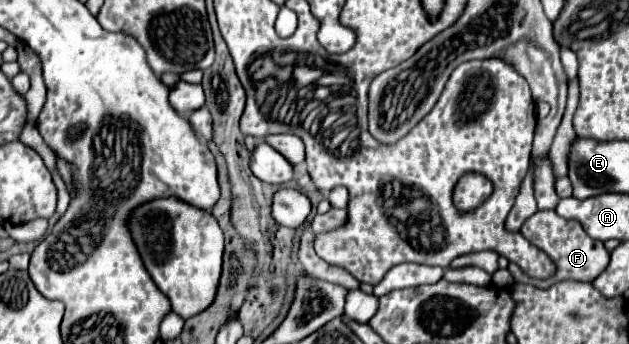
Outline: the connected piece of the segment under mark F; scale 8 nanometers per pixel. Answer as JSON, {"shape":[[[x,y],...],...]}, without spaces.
{"shape":[[[550,209],[550,211],[538,211],[534,217],[530,217],[526,221],[526,225],[522,225],[520,233],[530,243],[534,243],[538,249],[542,249],[556,263],[556,271],[548,279],[534,279],[534,277],[528,277],[516,263],[510,263],[508,271],[512,273],[512,277],[514,277],[516,283],[530,283],[534,287],[548,289],[550,285],[554,285],[558,281],[564,281],[564,279],[594,281],[606,269],[606,265],[610,261],[610,253],[604,249],[604,245],[600,241],[590,241],[586,237],[586,231],[582,229],[582,225],[578,221],[568,221],[568,219],[558,217],[558,213],[554,209]]]}

